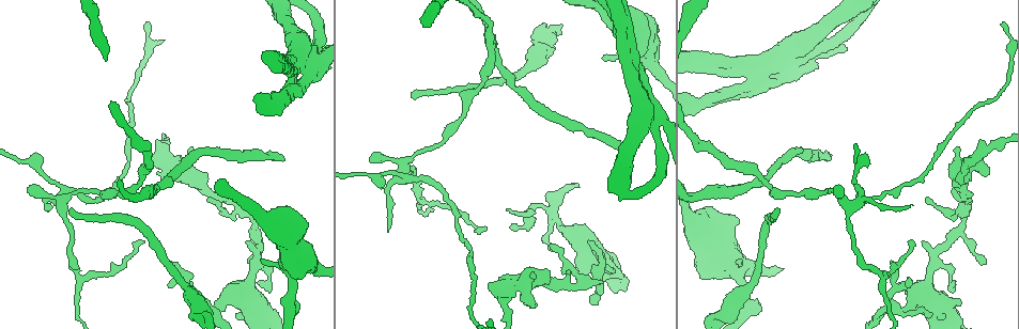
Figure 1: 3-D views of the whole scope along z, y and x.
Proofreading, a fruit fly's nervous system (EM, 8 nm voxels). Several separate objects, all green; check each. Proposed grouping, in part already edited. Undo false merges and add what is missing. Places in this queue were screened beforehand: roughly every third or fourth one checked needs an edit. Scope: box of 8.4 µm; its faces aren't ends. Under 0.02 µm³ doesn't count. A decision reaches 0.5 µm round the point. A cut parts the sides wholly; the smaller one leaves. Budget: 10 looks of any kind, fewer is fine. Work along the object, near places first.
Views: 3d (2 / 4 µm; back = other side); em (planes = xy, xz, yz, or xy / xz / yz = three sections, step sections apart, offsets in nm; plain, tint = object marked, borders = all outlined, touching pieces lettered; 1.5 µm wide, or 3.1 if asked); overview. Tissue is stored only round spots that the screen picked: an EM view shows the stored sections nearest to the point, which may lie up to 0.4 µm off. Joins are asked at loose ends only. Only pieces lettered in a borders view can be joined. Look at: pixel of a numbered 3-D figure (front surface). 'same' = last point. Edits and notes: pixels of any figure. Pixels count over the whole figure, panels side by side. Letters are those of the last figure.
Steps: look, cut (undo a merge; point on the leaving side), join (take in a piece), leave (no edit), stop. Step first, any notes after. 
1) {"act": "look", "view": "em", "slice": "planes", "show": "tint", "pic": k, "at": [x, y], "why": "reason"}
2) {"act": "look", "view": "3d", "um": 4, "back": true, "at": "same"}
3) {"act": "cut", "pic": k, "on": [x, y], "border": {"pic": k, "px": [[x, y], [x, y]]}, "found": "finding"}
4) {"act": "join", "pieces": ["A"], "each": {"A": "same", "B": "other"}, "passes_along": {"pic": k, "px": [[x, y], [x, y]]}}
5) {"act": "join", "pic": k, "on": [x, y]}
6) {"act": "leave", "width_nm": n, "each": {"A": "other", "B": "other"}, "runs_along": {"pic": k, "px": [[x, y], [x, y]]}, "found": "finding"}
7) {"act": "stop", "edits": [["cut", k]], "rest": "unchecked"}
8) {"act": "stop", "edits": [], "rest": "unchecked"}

{"act": "look", "view": "em", "slice": "planes", "show": "borders", "pic": 1, "at": [593, 304], "why": "tapers out"}

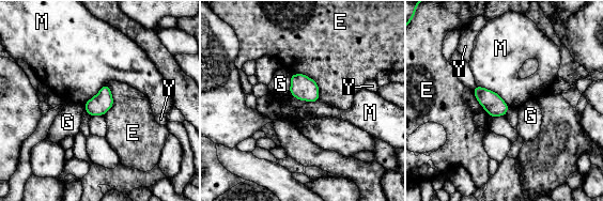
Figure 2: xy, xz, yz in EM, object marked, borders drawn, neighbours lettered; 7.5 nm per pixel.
{"act": "leave", "width_nm": 150, "longest_contact_nm": ["M", 300], "each": {"E": "other", "G": "other", "M": "other", "Y": "other"}, "found": "none of them fits"}

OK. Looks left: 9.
{"act": "look", "view": "3d", "um": 4, "back": true, "pic": 1, "at": [211, 308], "why": "thick turns thin"}

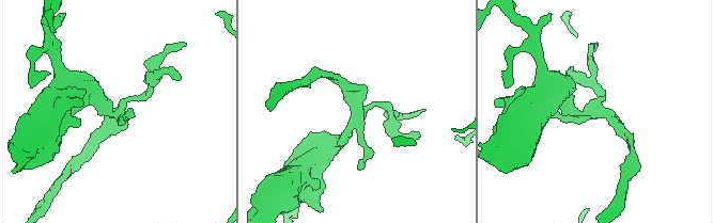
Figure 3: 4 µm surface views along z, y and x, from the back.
{"act": "look", "view": "em", "slice": "xy", "step": 8, "show": "tint", "pic": 3, "at": [361, 117], "why": "now the EM"}

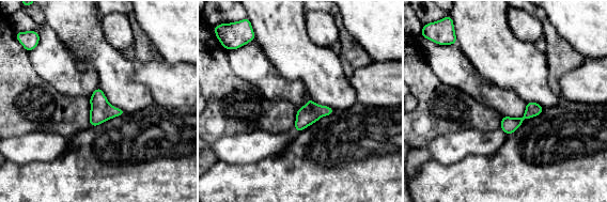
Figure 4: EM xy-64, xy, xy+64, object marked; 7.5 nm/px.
{"act": "look", "view": "em", "slice": "yz", "step": 4, "show": "borders", "at": "same"}

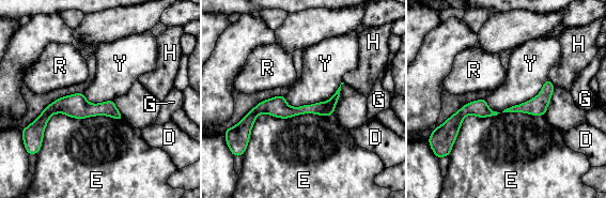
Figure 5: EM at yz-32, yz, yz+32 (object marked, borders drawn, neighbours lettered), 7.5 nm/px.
{"act": "leave", "longest_contact_nm": ["E", 700], "each": {"D": "other", "E": "other", "G": "other", "H": "other", "R": "other", "Y": "other"}, "runs_along": {"pic": 5, "px": [[336, 96], [324, 108], [260, 108], [246, 119]]}, "found": "continuous, no second neuron"}

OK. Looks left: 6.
{"act": "look", "view": "3d", "um": 2, "pic": 1, "at": [485, 228], "why": "free end"}

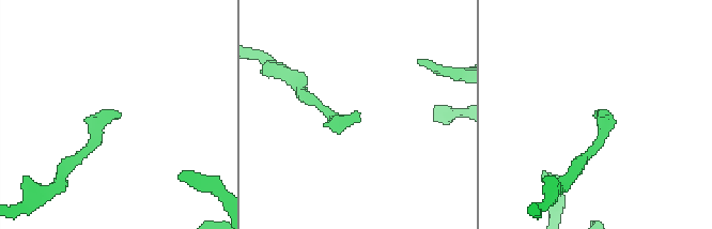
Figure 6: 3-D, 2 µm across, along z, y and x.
{"act": "look", "view": "em", "slice": "xy", "step": 4, "show": "borders", "pic": 6, "at": [116, 110]}

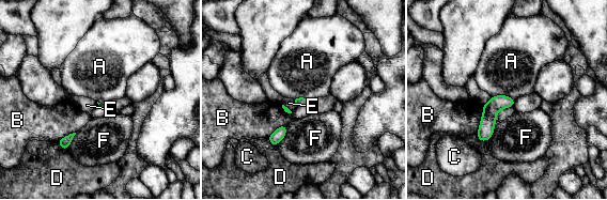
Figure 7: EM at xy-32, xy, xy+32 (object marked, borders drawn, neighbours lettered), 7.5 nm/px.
{"act": "leave", "longest_contact_nm": ["B", 220], "each": {"A": "other", "B": "other", "C": "other", "D": "other", "E": "other", "F": "other"}, "runs_along": {"pic": 7, "px": [[510, 101], [489, 113], [481, 137]]}, "found": "none of them fits"}

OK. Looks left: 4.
{"act": "look", "view": "3d", "um": 4, "pic": 1, "at": [413, 95], "why": "thin end"}

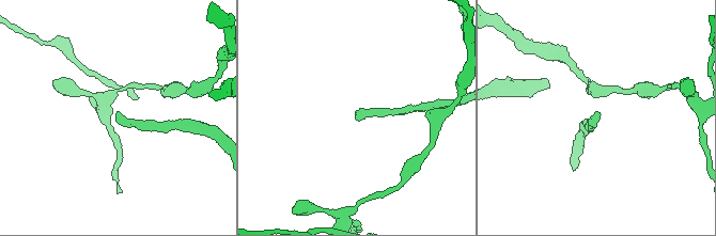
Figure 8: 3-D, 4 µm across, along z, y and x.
{"act": "look", "view": "em", "slice": "xy", "step": 4, "show": "borders", "pic": 8, "at": [358, 117], "why": "shape alone is not enough"}

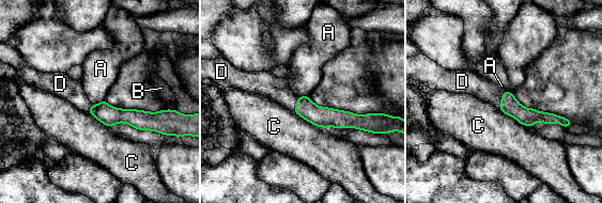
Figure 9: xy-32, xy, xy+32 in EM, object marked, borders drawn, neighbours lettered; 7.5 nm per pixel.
{"act": "look", "view": "em", "slice": "planes", "show": "borders", "at": "same"}

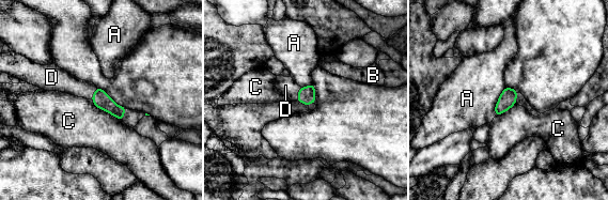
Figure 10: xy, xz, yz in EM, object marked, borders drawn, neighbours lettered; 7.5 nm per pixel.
{"act": "join", "pic": 10, "on": [285, 86], "each": {"A": "other", "B": "other", "C": "other", "D": "same"}, "passes_along": {"pic": 10, "px": [[307, 94], [298, 93], [285, 86]]}, "found": "the neuron continues"}

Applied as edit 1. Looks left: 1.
{"act": "look", "view": "em", "um": 3.1, "slice": "planes", "show": "borders", "pic": 1, "at": [659, 106], "why": "free end"}

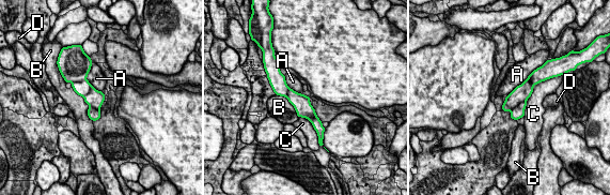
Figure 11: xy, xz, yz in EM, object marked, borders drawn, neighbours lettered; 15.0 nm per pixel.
{"act": "cut", "pic": 11, "on": [95, 99], "each": {"A": "other", "B": "other", "C": "other", "D": "other"}, "border": {"pic": 11, "px": [[91, 86], [91, 89], [83, 96]]}, "found": "a second neuron is stuck on"}

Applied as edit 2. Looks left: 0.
{"act": "stop", "edits": [["join", 10], ["cut", 11]], "rest": "unchecked"}

